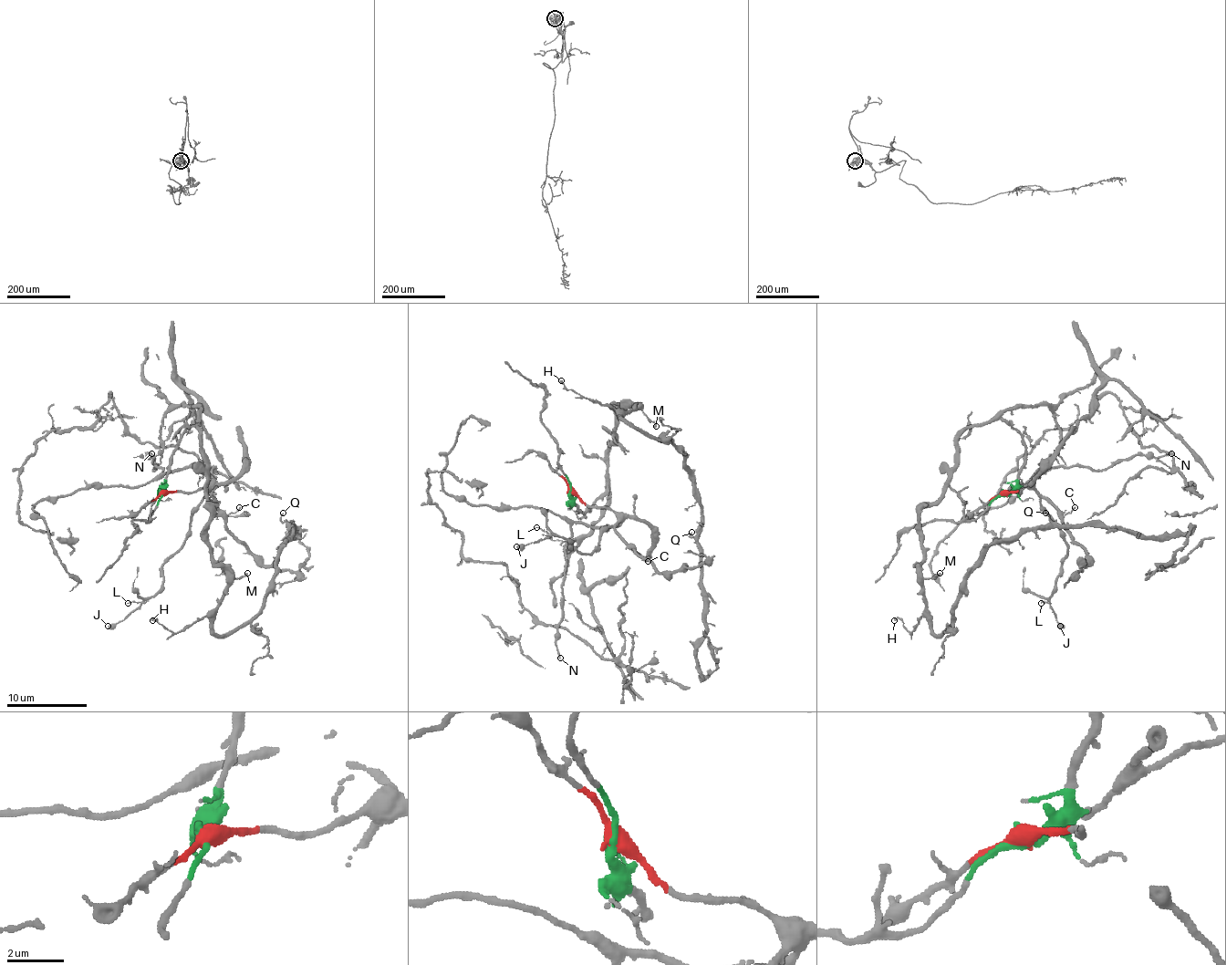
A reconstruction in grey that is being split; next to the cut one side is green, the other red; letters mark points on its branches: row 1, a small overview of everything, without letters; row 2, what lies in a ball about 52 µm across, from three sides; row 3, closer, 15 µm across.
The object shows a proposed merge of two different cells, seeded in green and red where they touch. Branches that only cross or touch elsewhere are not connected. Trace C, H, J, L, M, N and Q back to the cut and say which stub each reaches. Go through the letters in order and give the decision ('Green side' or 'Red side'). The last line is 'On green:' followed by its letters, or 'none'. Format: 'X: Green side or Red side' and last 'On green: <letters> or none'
C: Red side
H: Green side
J: Red side
L: Red side
M: Green side
N: Red side
Q: Green side
On green: H, M, Q

